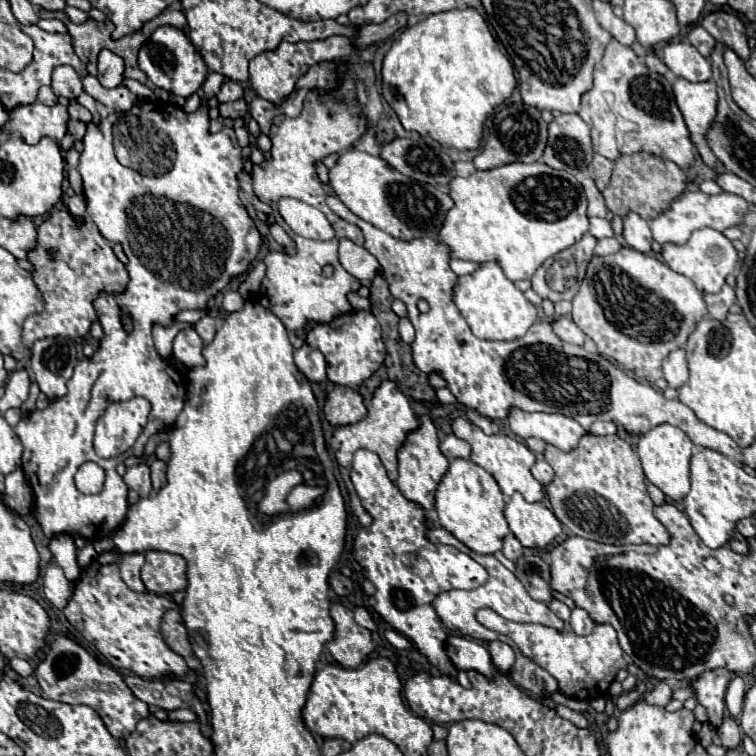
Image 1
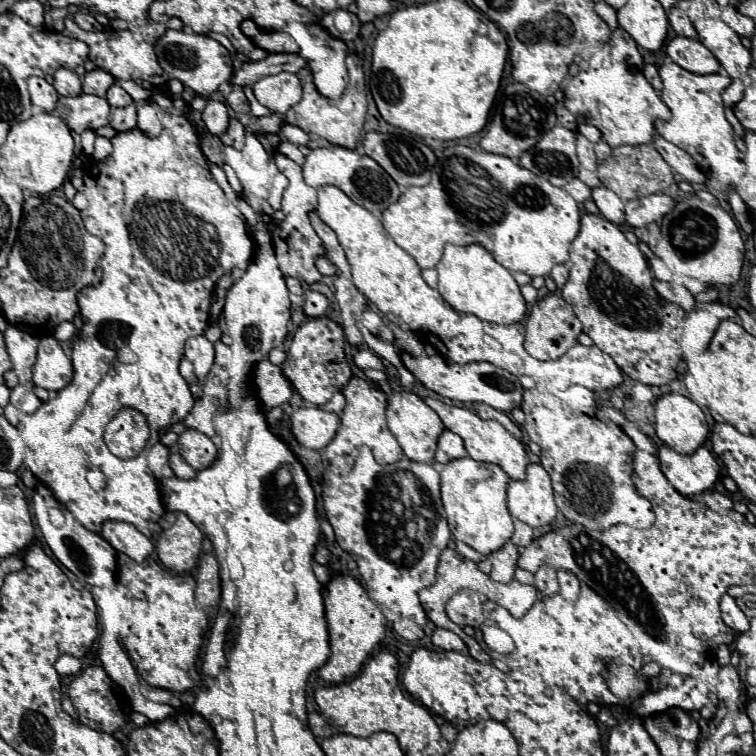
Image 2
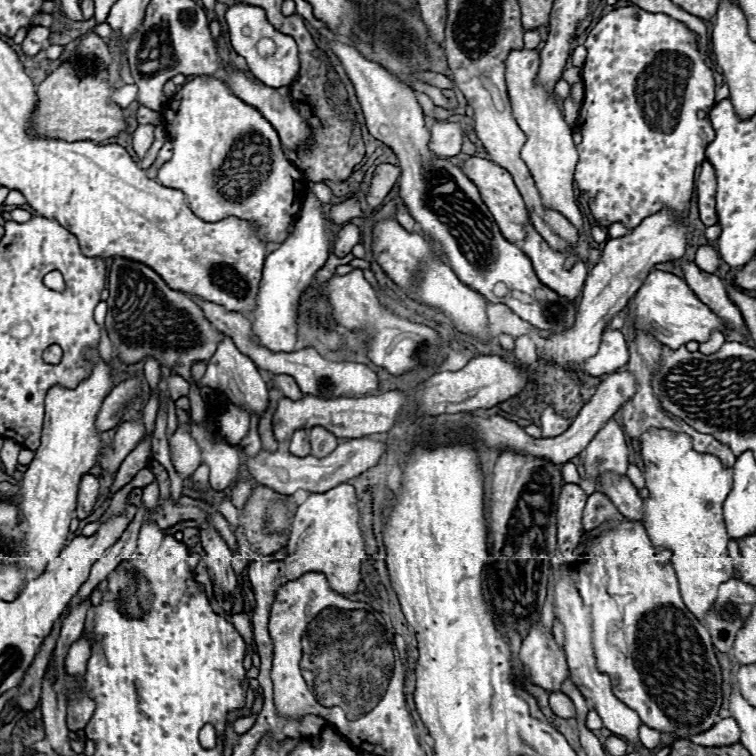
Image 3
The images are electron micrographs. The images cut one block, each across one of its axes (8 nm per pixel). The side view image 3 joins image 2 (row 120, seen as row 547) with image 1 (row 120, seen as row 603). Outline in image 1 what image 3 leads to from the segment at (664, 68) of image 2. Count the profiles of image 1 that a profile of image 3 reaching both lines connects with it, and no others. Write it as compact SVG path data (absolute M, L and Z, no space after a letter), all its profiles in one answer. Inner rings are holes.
M678 78L672 86L676 104L684 116L684 122L690 130L690 140L696 146L702 162L708 168L718 168L720 162L714 156L712 148L706 142L706 132L710 130L716 118L716 84L714 80L708 82L688 82Z

